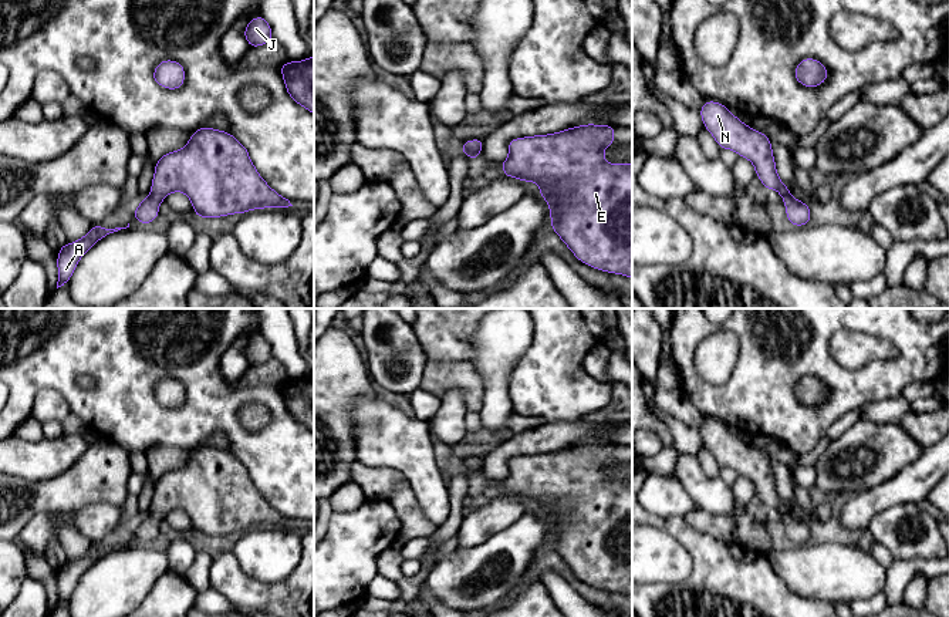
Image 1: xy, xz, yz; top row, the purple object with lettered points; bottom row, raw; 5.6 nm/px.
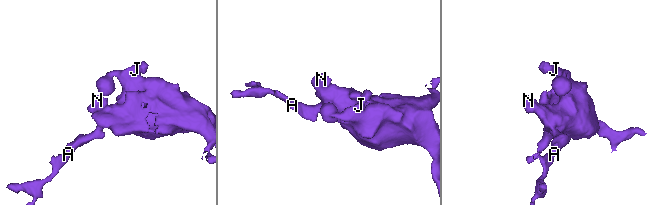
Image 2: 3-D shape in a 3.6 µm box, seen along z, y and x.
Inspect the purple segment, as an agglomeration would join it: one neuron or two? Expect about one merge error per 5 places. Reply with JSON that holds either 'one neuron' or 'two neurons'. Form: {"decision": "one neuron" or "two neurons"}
{"decision": "one neuron"}

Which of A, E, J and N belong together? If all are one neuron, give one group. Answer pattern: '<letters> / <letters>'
A E J N

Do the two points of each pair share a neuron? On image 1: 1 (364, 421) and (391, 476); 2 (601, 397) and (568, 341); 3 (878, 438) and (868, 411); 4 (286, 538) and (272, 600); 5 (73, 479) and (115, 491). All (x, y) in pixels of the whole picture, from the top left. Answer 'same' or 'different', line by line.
1: different
2: same
3: different
4: different
5: same

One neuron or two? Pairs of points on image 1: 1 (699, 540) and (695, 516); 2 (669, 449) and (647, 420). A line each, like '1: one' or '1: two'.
1: two
2: one

